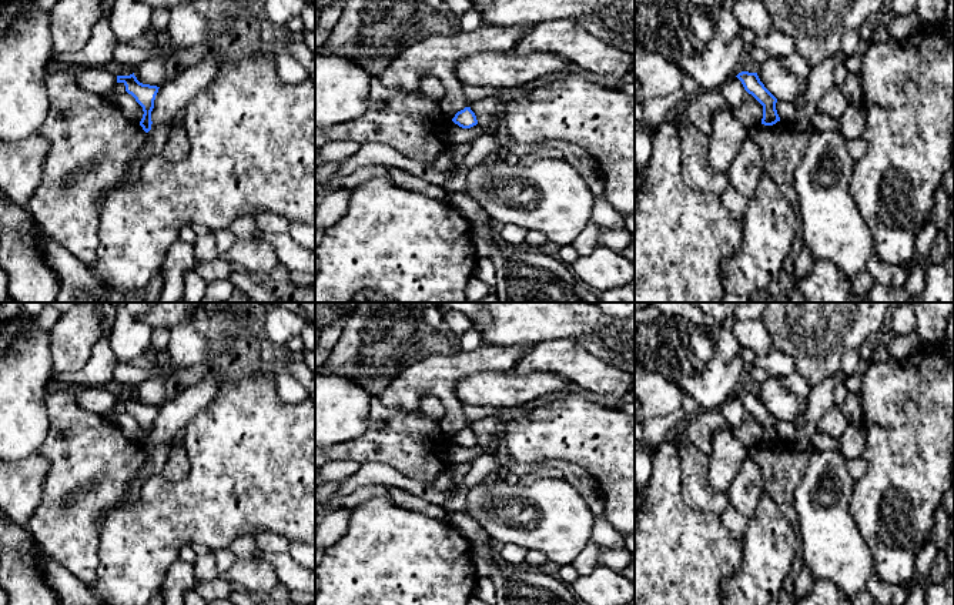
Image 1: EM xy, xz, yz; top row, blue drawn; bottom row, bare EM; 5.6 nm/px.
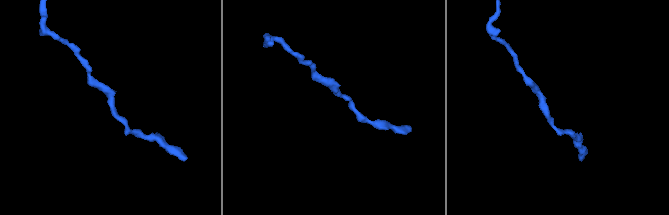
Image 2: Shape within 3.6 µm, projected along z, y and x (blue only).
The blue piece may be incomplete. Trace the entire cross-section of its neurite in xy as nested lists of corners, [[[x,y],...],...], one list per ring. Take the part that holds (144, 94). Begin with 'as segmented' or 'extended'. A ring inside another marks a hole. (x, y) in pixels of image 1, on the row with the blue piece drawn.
as segmented | [[[134,73],[130,76],[117,76],[117,83],[123,83],[125,86],[125,91],[143,107],[144,114],[140,126],[145,133],[148,133],[153,124],[151,111],[160,87],[140,83]]]

